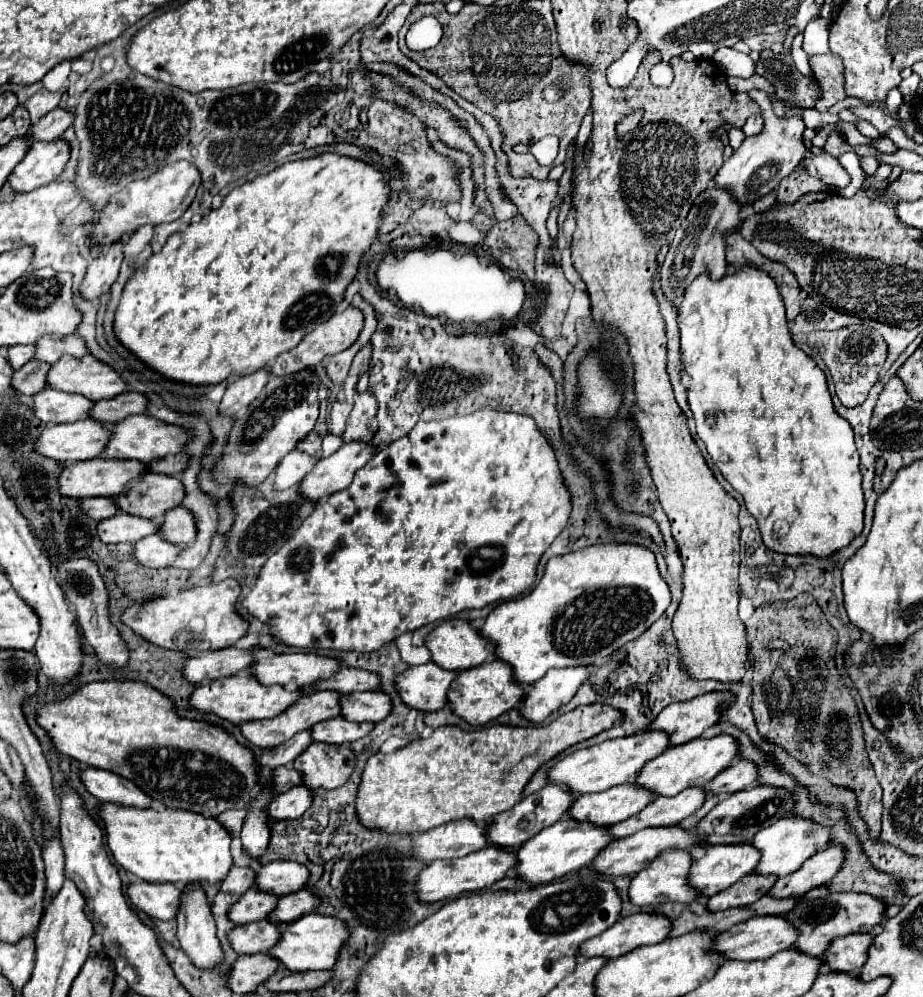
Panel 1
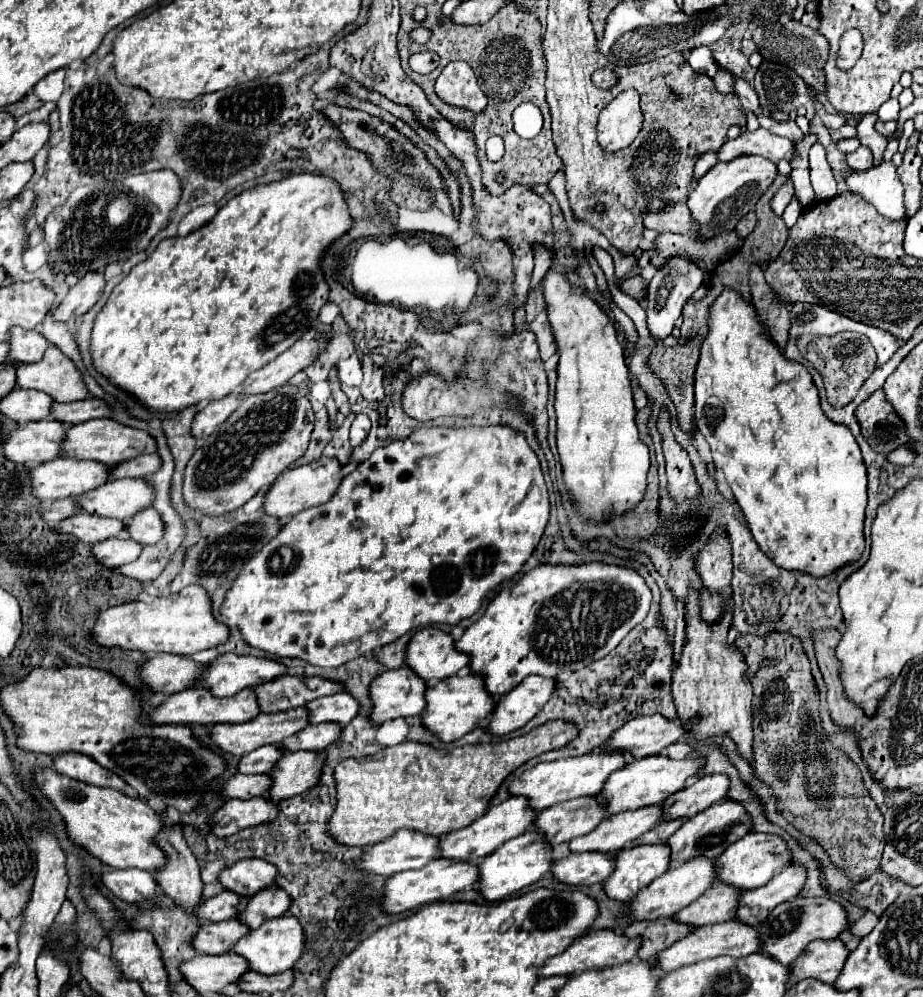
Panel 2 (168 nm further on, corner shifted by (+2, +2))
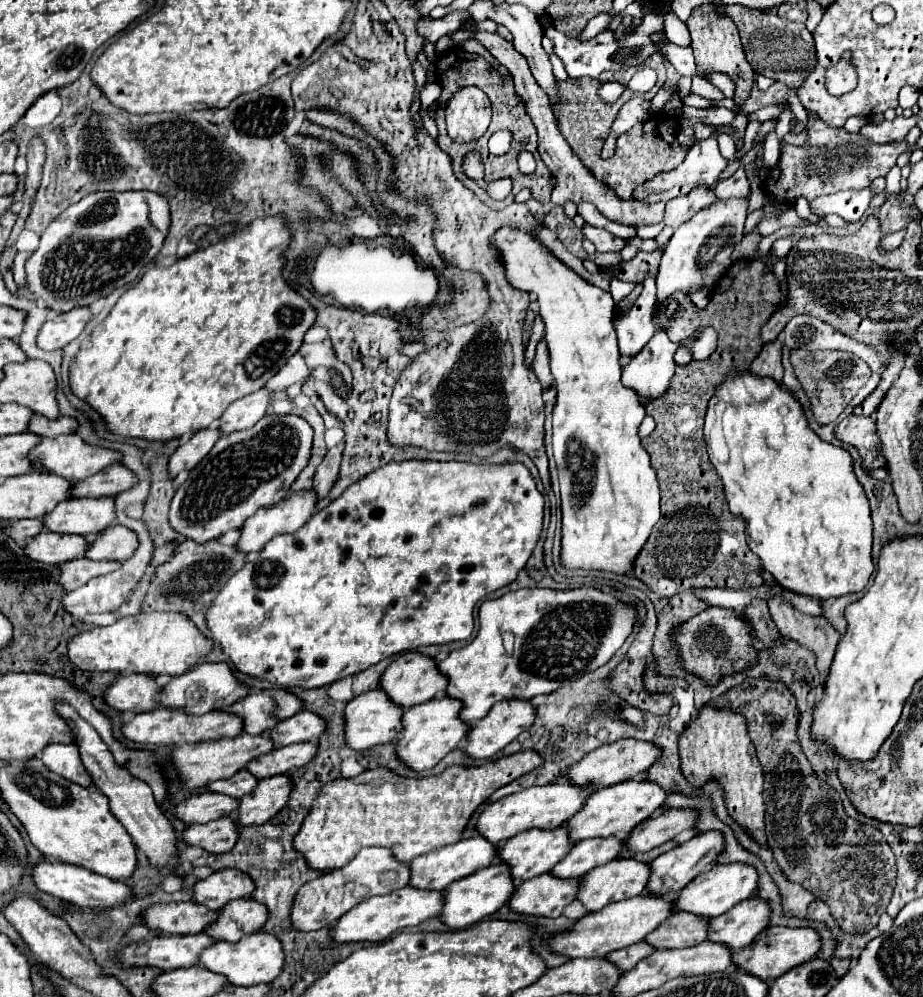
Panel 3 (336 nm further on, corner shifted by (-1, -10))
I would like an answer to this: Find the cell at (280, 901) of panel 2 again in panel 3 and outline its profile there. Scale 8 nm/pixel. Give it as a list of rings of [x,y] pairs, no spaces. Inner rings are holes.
[[[250,897],[230,901],[218,911],[214,923],[210,923],[204,933],[216,941],[240,941],[244,935],[252,935],[264,925],[264,917],[268,917],[268,909],[264,905],[256,905]]]

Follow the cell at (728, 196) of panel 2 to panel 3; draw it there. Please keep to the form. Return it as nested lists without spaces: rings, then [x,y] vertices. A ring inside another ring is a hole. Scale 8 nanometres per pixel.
[[[720,199],[714,205],[702,209],[688,223],[680,225],[670,239],[656,275],[656,301],[664,305],[672,293],[690,295],[702,287],[714,287],[716,281],[732,265],[730,253],[738,241],[742,241],[742,229],[746,221],[748,199]]]

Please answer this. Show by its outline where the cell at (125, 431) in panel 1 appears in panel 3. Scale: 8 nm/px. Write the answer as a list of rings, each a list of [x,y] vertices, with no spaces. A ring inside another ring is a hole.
[[[60,435],[54,439],[42,439],[30,453],[30,465],[34,471],[40,473],[54,473],[60,475],[68,481],[80,481],[84,477],[90,477],[92,473],[98,473],[100,469],[104,469],[104,465],[112,465],[116,463],[116,457],[120,457],[120,453],[110,451],[110,449],[100,449],[100,447],[92,447],[86,445],[78,435]]]

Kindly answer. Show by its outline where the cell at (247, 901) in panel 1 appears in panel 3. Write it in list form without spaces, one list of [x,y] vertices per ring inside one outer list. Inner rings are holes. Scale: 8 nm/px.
[[[156,903],[144,911],[144,925],[166,935],[196,935],[208,927],[216,911],[196,903]]]

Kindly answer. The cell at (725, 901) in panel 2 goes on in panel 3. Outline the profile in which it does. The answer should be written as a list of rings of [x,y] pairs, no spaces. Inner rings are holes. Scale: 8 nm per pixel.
[[[672,913],[644,939],[654,949],[694,947],[708,937],[708,921],[700,921],[690,913]]]

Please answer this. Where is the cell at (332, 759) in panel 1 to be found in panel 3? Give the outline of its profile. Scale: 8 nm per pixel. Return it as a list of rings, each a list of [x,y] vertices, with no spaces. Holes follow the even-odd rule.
[[[274,775],[264,781],[258,781],[256,789],[250,795],[240,799],[236,809],[238,825],[262,825],[272,819],[288,801],[288,775]]]

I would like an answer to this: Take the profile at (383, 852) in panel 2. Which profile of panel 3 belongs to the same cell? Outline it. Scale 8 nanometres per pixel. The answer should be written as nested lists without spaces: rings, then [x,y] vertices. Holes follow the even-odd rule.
[[[366,847],[356,853],[356,857],[340,869],[328,871],[322,877],[308,881],[296,893],[292,909],[290,909],[290,923],[292,929],[298,931],[316,931],[322,927],[332,925],[344,913],[348,913],[354,905],[364,899],[392,893],[408,885],[408,867],[392,859],[392,851],[384,847]]]

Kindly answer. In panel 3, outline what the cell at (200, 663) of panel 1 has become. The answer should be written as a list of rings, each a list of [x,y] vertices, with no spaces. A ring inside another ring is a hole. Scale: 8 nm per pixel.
[[[136,673],[118,677],[110,683],[104,693],[106,705],[116,711],[130,711],[130,713],[144,713],[156,709],[156,693],[160,693],[160,685],[154,683],[154,677]]]

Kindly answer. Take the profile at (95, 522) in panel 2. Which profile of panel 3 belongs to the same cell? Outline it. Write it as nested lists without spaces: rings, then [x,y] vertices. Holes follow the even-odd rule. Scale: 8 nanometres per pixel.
[[[40,531],[24,545],[24,553],[28,559],[46,565],[58,565],[82,557],[84,549],[88,549],[88,541],[84,537],[76,535],[64,537],[60,533],[44,533],[44,531]]]

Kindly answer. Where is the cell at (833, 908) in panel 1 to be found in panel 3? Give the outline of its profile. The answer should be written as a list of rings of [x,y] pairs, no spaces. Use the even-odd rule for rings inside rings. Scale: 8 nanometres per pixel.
[[[770,927],[770,929],[764,929],[760,935],[756,935],[756,939],[748,947],[734,951],[732,953],[732,963],[738,969],[746,971],[748,975],[758,977],[760,981],[770,981],[770,979],[776,979],[776,977],[784,975],[792,967],[812,959],[818,953],[818,949],[820,949],[820,937],[810,927],[798,927],[798,929]]]

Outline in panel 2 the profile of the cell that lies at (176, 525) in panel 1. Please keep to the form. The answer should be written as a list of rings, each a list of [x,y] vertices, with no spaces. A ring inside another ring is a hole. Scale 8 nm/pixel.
[[[153,507],[143,509],[127,525],[129,525],[127,533],[131,535],[131,539],[135,539],[135,541],[139,541],[143,545],[159,543],[163,539],[163,533],[165,533],[165,523],[163,523],[161,515]]]

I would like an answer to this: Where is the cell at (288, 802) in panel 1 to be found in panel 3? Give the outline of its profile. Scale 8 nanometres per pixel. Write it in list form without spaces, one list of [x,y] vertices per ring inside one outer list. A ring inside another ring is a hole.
[[[222,817],[204,825],[188,825],[182,831],[186,845],[202,847],[208,853],[224,853],[236,843],[238,827],[232,817]]]

